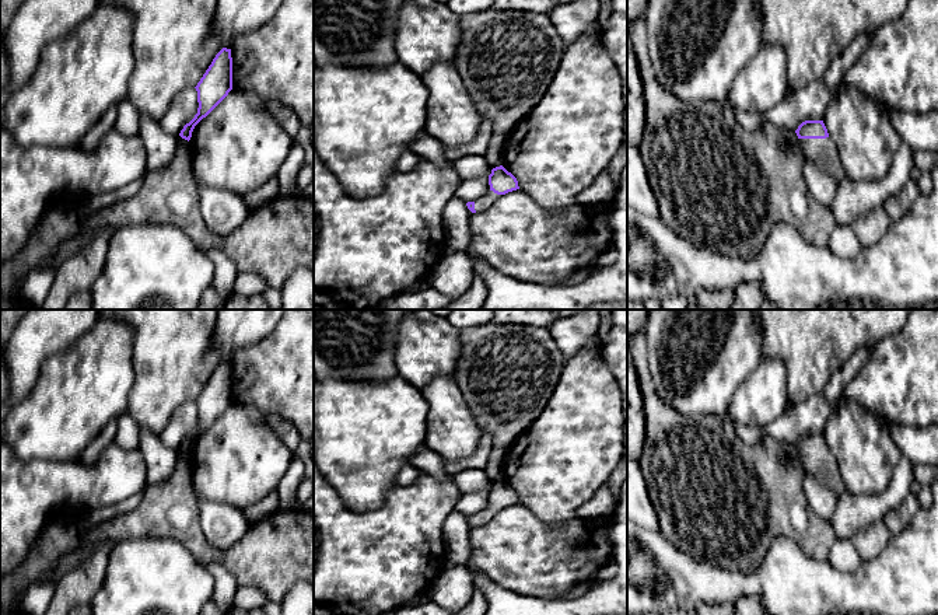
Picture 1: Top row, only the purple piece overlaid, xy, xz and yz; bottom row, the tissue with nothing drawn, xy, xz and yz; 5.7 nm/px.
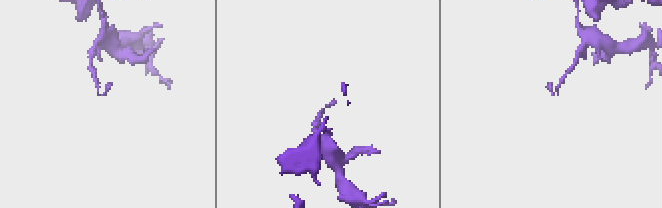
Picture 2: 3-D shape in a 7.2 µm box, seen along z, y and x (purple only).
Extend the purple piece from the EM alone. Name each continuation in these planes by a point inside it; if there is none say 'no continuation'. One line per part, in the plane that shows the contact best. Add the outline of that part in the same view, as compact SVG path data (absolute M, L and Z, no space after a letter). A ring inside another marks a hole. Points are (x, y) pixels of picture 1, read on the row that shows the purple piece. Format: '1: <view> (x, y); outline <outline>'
1: yz (823, 153); outline M830 136L826 139L799 139L799 147L805 161L815 164L839 181L844 179L839 151Z

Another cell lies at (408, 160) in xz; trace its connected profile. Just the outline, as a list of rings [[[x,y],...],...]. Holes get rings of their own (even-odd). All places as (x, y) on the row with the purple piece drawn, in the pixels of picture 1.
[[[409,148],[399,156],[395,168],[398,172],[410,172],[419,163],[420,156],[417,156]]]

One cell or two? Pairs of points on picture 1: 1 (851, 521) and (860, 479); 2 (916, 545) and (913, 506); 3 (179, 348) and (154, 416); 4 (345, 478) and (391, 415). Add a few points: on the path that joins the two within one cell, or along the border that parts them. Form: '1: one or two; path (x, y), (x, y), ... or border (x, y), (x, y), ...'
1: two; border (888, 484), (875, 495), (844, 493)
2: two; border (920, 509), (903, 530), (892, 535)
3: one; path (172, 364), (154, 399)
4: one; path (359, 463), (359, 447), (375, 430)

